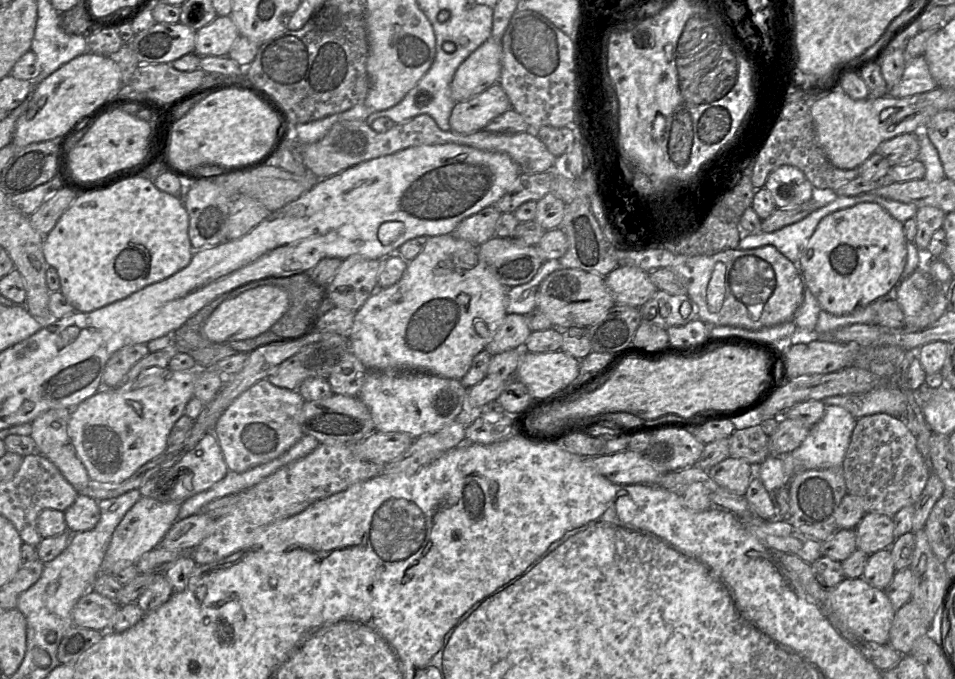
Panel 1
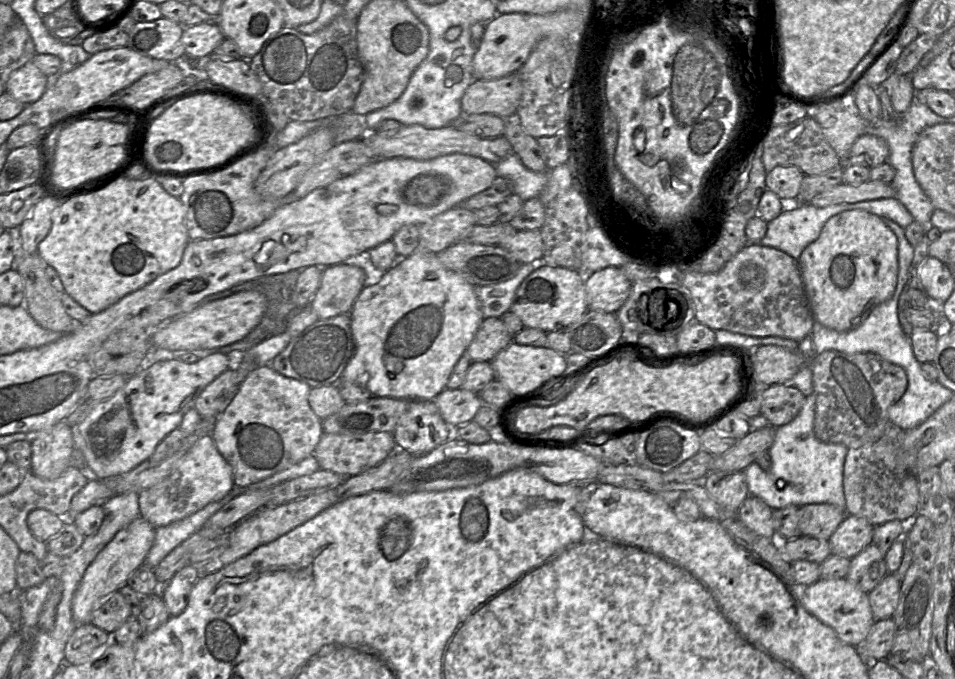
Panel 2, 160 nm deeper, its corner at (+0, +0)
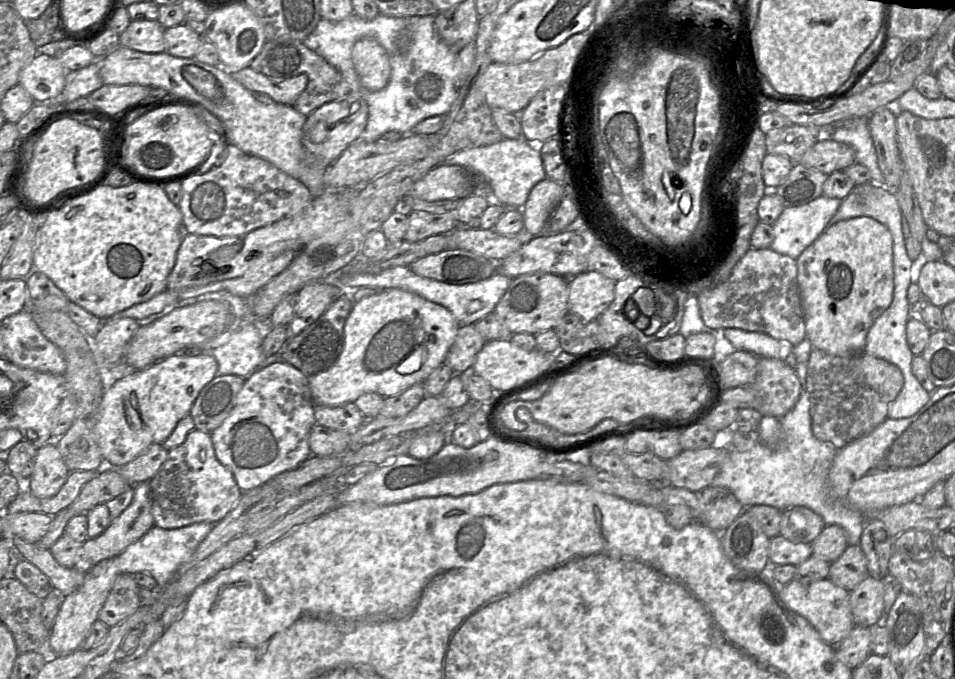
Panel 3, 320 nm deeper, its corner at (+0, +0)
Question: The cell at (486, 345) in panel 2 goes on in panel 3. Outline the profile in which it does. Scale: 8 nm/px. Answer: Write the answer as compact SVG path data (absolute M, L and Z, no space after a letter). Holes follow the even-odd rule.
M473 324L460 327L443 364L450 367L455 374L472 371L475 357L486 342Z

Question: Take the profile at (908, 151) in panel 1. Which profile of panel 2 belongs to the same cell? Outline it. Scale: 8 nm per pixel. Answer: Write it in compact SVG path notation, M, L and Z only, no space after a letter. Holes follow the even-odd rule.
M862 134L853 143L847 153L843 168L852 165L862 165L874 168L885 163L889 156L889 148L884 139L871 135Z

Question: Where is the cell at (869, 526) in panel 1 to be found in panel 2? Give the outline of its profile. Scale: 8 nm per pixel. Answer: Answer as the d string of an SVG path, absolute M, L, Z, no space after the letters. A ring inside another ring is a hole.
M847 514L828 539L831 554L853 558L872 544L874 526L864 517Z

